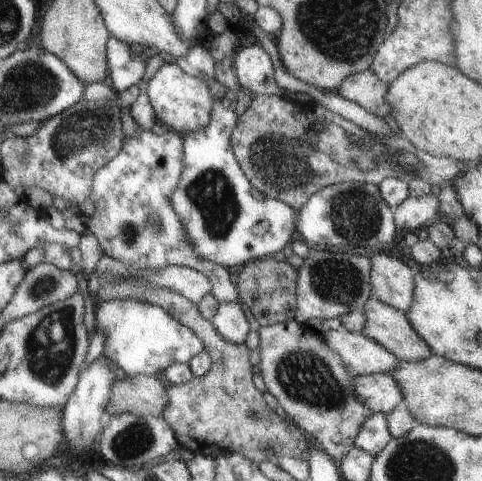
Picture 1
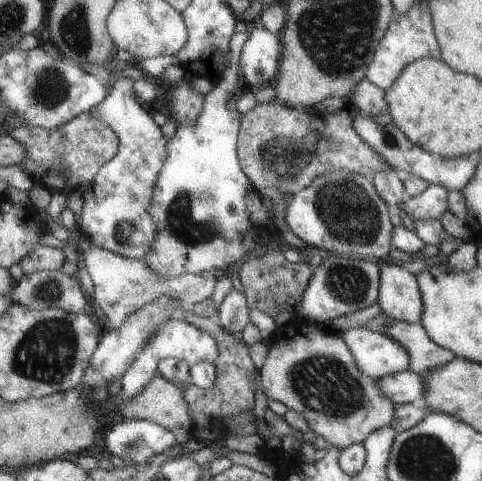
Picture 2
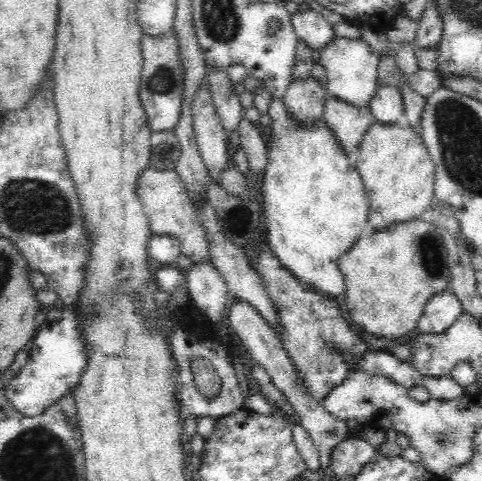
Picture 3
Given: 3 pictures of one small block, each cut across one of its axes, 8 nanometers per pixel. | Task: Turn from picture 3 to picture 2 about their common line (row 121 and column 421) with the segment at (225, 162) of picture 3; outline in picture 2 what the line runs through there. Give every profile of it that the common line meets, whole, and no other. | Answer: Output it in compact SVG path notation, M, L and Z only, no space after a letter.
M427 186L421 194L405 198L403 210L411 220L439 220L447 212L447 192L441 186Z

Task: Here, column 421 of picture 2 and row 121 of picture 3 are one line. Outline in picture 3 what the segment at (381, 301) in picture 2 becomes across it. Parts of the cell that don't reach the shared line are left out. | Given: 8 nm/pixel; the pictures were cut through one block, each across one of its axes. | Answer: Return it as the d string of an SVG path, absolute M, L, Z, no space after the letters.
M306 76L294 80L290 90L286 92L286 98L282 100L294 118L302 122L314 122L318 118L324 118L328 98L328 84Z

